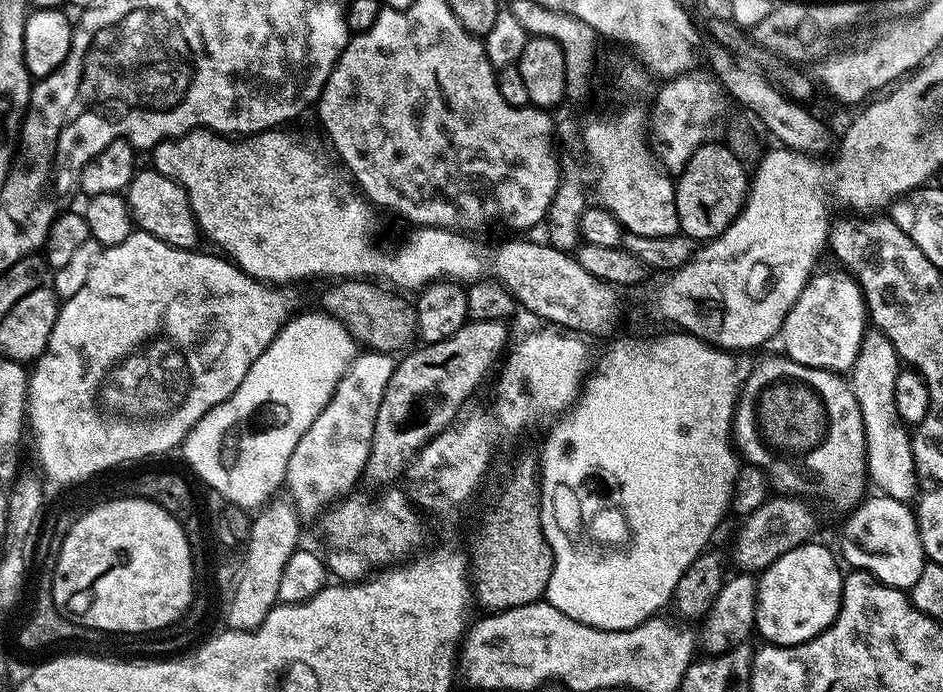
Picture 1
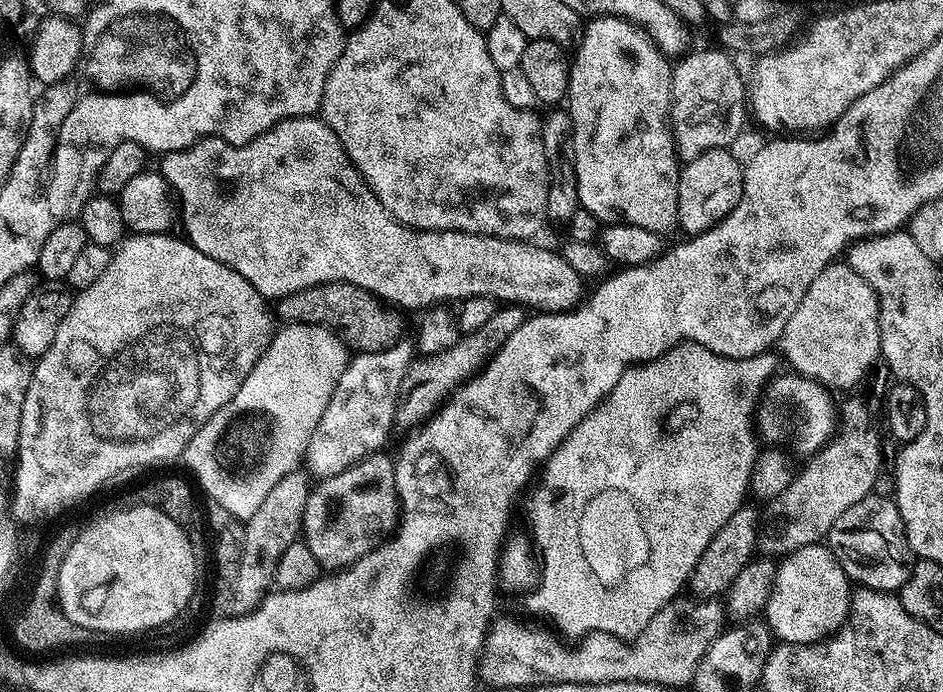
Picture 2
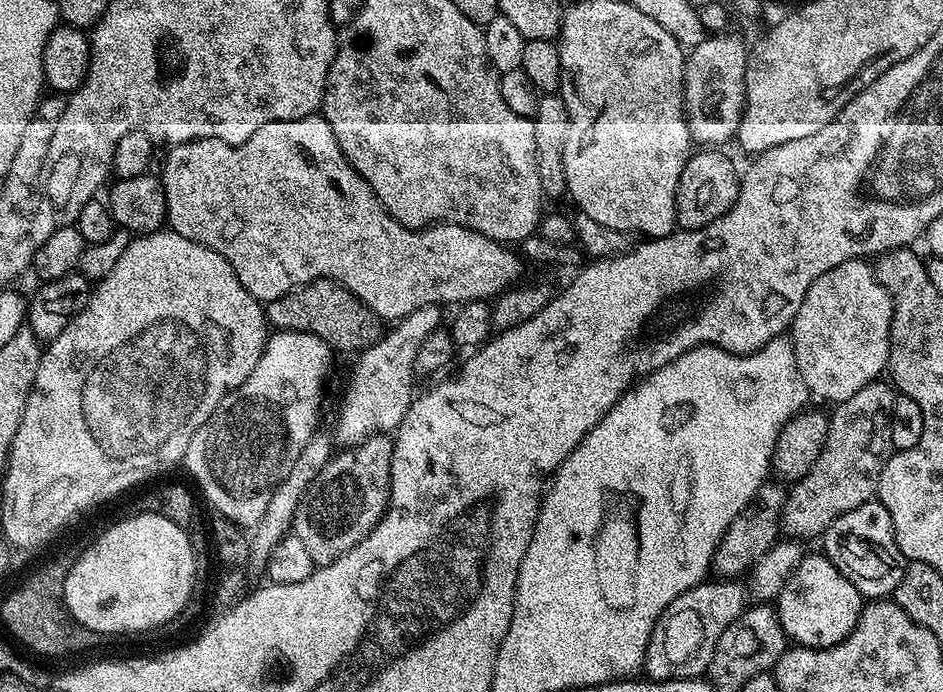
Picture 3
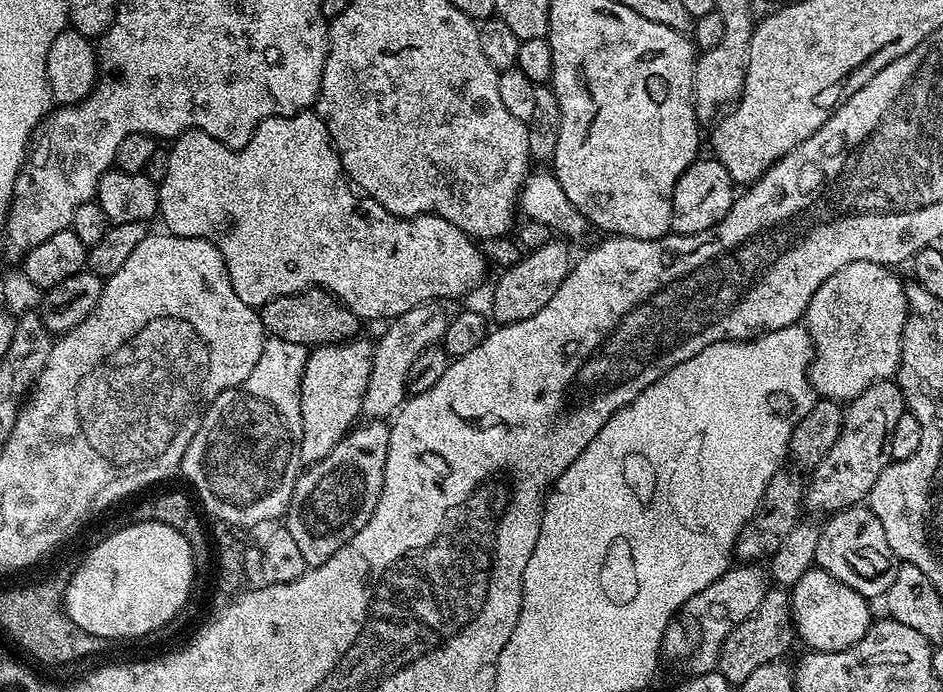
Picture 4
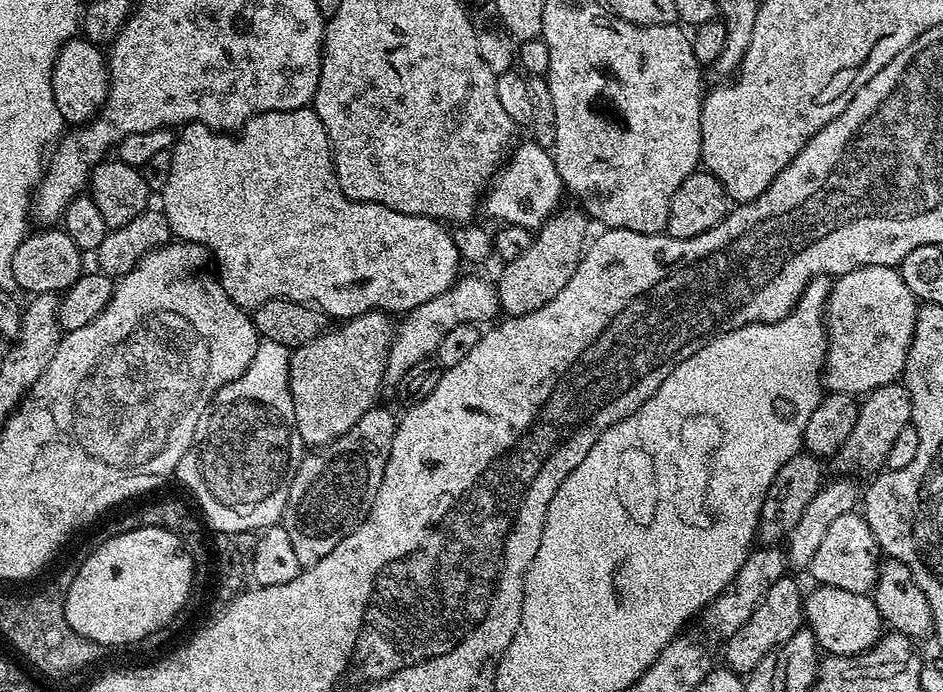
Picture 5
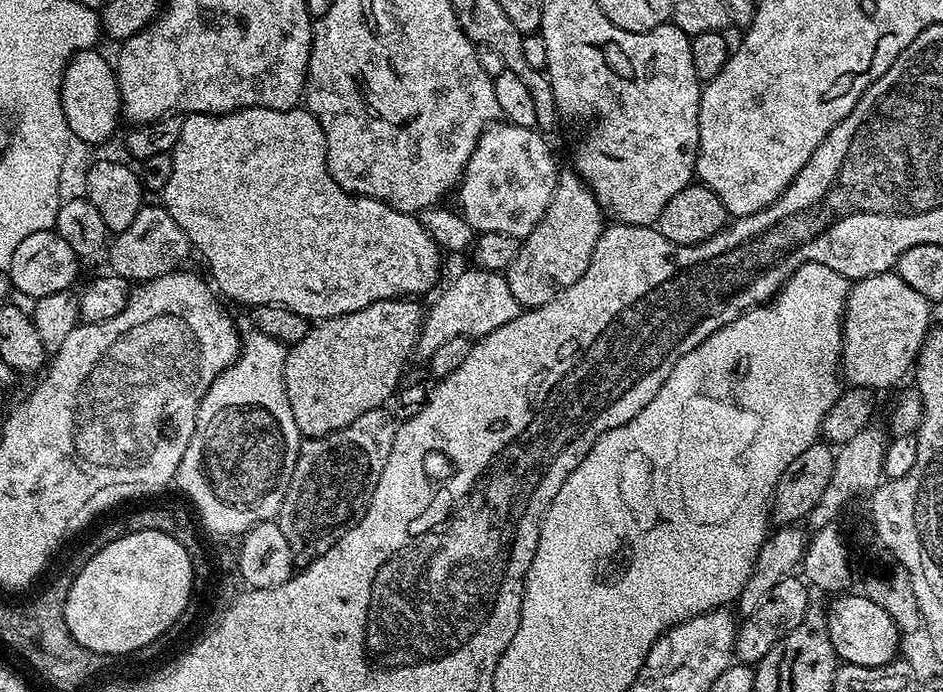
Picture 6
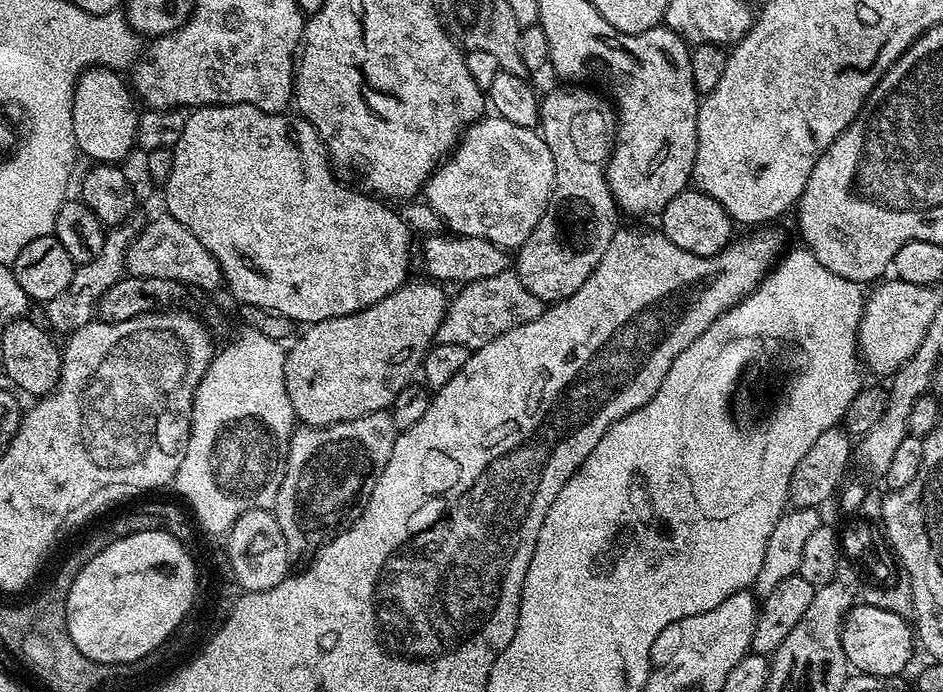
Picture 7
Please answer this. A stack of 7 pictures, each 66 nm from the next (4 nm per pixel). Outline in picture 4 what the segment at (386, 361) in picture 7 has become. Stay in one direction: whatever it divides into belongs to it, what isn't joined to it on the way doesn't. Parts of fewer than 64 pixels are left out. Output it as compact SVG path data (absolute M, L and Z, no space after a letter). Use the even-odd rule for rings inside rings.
M350 339L338 344L322 344L309 351L300 383L302 438L298 456L301 461L304 460L305 465L326 458L326 454L330 454L330 450L334 450L334 446L338 446L341 438L348 435L361 419L374 351L373 341L362 339Z

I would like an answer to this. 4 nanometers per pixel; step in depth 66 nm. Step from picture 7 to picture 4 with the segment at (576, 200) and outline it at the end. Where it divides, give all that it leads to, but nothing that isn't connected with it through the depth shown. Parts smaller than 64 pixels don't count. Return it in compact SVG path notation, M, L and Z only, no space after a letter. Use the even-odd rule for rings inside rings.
M552 239L556 240L538 245L532 253L524 254L517 264L505 267L500 272L501 276L497 278L496 285L492 288L492 312L490 311L491 319L497 325L522 322L538 314L538 310L542 310L542 306L546 306L546 302L554 298L558 286L562 286L570 267L567 248L569 245L563 239Z

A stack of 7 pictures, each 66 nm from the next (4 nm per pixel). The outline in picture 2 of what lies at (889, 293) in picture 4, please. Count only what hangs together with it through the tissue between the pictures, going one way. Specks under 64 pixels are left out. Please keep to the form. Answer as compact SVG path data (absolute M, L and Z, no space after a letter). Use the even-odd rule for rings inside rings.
M833 262L814 278L780 339L786 358L797 375L818 381L830 390L854 387L880 358L880 307L873 288L846 262Z

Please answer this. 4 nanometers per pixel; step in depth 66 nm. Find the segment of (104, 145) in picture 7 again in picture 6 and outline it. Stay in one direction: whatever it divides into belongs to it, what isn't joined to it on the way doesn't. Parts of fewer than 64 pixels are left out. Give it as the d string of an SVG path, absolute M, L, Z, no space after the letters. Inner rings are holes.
M86 49L72 57L72 61L64 67L60 97L62 114L66 114L66 126L77 141L104 144L115 134L116 127L122 124L116 70L113 61L107 60L100 50Z

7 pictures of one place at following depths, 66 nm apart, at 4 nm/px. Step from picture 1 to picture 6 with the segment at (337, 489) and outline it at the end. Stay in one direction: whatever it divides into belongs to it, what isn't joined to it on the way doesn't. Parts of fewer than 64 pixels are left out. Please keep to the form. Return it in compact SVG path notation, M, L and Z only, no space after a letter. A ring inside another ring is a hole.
M471 266L461 276L452 280L452 285L437 298L424 314L424 323L420 326L420 336L416 340L414 349L415 359L426 362L439 350L445 342L455 336L467 336L479 338L498 330L498 326L506 326L514 318L521 314L521 306L518 298L510 294L508 277L503 271L491 272L479 266Z

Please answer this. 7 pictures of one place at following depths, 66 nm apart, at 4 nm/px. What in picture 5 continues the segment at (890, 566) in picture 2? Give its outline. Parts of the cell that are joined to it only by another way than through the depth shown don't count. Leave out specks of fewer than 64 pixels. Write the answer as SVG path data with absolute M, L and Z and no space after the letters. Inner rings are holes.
M853 510L842 514L826 530L818 551L814 554L814 562L806 569L807 575L816 579L817 585L829 584L851 592L871 593L876 587L876 579L880 576L882 553L880 544L874 538L870 526L859 511Z

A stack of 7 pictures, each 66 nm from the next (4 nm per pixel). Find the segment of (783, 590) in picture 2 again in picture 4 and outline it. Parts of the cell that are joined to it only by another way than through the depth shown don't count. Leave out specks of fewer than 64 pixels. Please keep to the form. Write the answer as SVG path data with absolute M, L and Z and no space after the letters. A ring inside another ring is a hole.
M815 566L806 570L806 574L802 574L802 578L798 578L798 582L790 589L790 595L792 598L792 624L796 628L799 643L804 643L803 647L813 652L837 652L854 646L854 642L858 642L864 637L874 619L874 613L868 609L869 597L858 594L858 590L846 586L846 582L838 582L838 578L834 578L834 574Z

